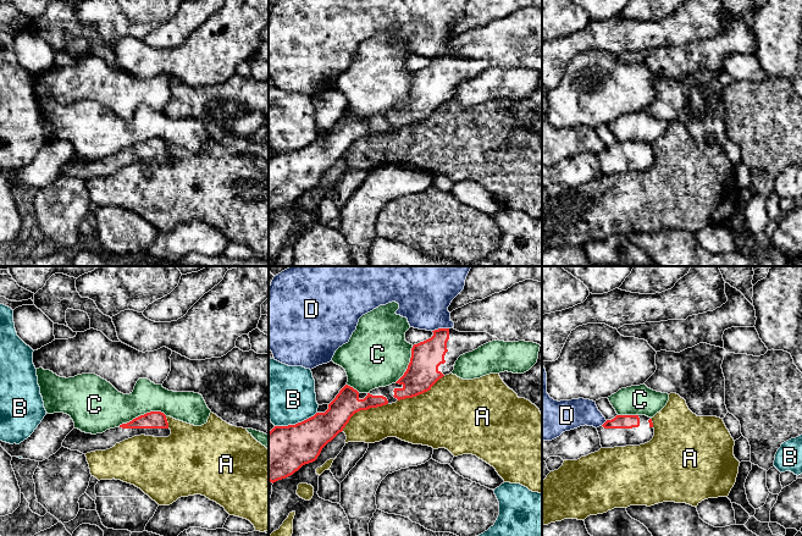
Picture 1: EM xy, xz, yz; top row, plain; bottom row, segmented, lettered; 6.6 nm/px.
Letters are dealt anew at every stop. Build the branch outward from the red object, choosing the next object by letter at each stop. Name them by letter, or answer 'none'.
none

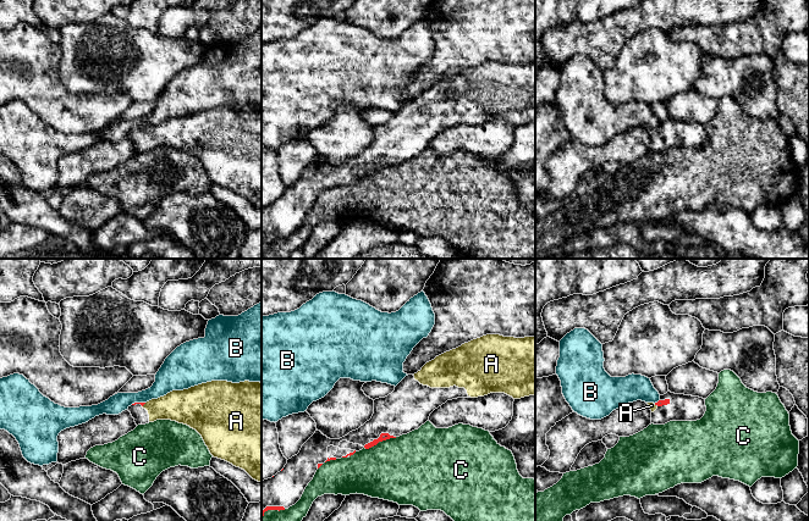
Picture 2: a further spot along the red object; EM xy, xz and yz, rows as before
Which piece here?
A

